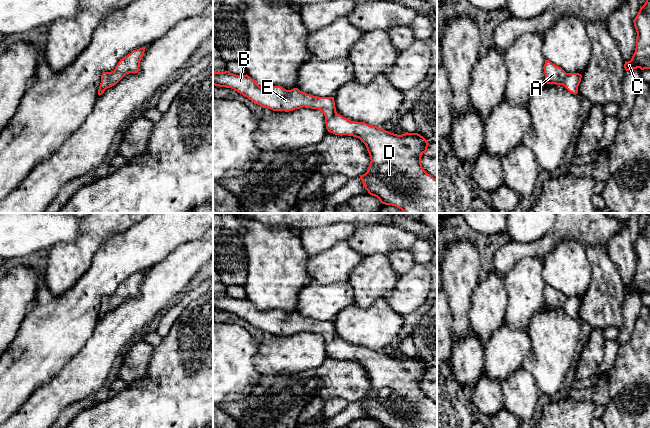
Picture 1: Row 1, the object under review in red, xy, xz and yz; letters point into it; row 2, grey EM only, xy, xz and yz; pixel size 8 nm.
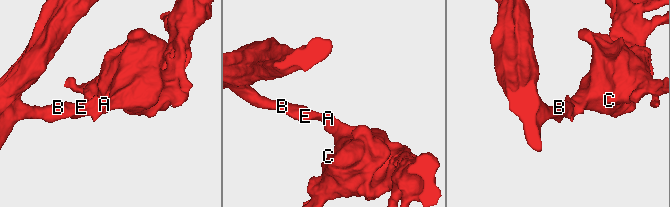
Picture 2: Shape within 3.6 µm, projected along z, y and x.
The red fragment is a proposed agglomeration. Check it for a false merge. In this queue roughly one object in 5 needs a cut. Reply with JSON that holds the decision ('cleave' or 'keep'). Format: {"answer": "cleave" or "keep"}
{"answer": "keep"}

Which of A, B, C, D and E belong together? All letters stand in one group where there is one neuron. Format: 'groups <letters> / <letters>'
groups A B C D E

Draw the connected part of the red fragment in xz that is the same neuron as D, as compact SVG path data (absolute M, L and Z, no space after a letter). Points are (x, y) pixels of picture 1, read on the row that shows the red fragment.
M214 72L213 85L234 89L255 104L273 111L289 112L303 107L320 110L325 116L328 132L353 136L365 144L371 162L360 179L370 195L377 197L382 204L395 206L404 213L437 213L437 179L422 167L421 157L429 143L420 134L406 132L398 135L365 122L351 121L336 112L334 97L312 96L298 88L286 90L281 86L261 87L247 74Z

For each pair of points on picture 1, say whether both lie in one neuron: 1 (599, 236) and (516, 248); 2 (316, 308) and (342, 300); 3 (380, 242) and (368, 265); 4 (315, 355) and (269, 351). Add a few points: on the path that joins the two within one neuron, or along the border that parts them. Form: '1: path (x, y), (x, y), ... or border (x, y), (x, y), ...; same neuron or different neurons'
1: path (578, 233), (559, 233), (544, 246), (537, 248); same neuron
2: path (322, 303), (327, 300), (336, 300); same neuron
3: border (384, 253), (375, 253), (363, 258); different neurons
4: path (304, 354), (280, 354); same neuron

